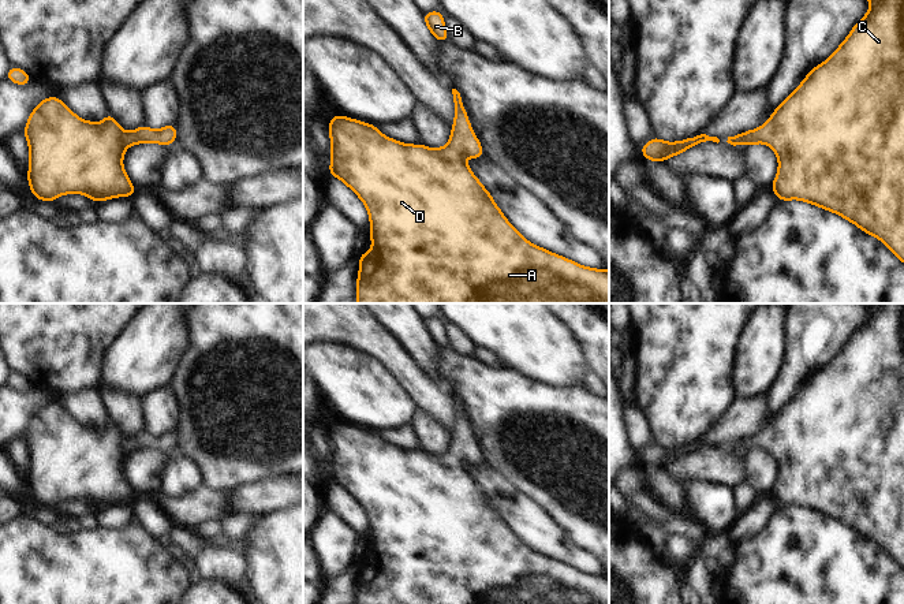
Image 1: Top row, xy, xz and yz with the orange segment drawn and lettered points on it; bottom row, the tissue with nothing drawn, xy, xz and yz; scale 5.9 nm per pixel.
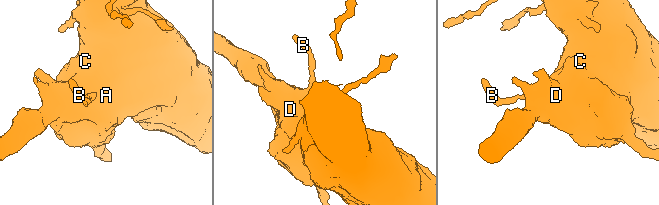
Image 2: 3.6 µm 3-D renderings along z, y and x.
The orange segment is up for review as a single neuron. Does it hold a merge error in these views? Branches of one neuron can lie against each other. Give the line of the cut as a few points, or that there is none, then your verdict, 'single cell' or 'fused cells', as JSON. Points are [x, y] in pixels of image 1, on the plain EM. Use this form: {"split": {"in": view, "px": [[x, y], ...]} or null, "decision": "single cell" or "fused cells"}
{"split": null, "decision": "single cell"}

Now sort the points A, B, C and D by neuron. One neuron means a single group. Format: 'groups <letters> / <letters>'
groups A B C D

